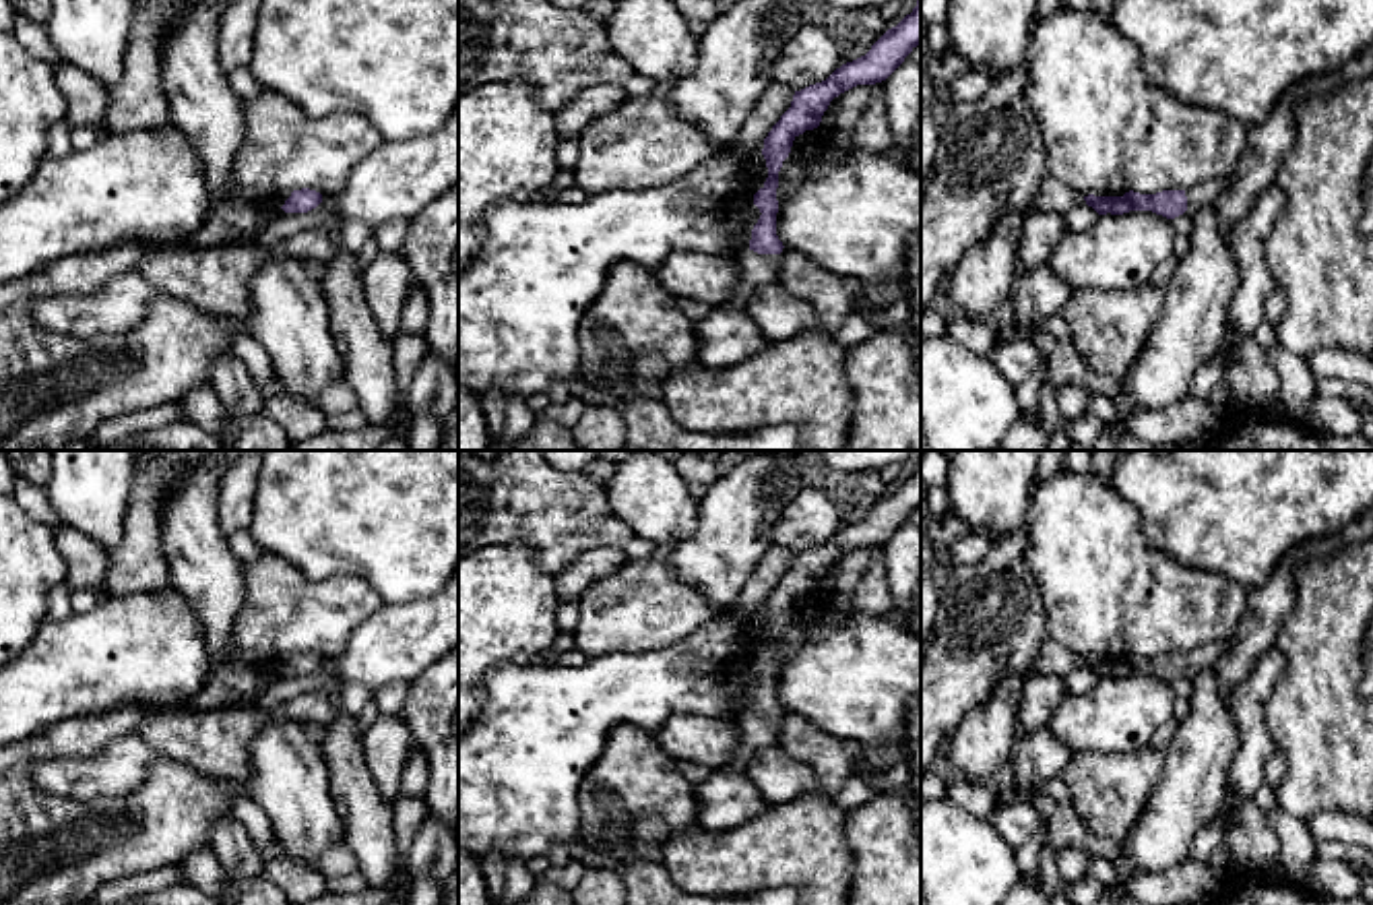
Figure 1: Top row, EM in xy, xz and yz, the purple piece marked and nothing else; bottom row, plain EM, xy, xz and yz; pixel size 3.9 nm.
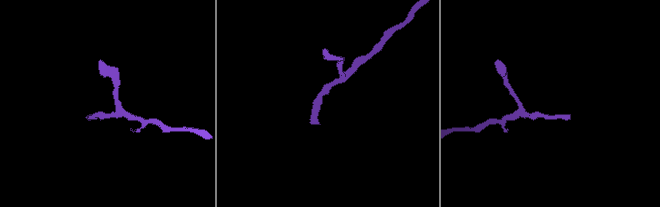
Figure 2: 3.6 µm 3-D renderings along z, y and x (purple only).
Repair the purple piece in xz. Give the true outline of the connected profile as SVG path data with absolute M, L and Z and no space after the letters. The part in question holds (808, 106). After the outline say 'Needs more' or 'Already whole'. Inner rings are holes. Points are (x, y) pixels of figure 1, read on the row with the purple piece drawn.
M921 0L911 14L896 27L888 29L871 50L836 68L826 81L795 91L791 107L780 116L764 138L762 155L766 159L768 178L754 194L760 219L752 229L749 248L741 254L741 279L725 310L743 310L752 293L768 283L778 281L783 242L776 236L776 188L783 161L789 157L793 141L805 130L820 126L830 101L857 85L875 85L886 81L904 58L921 43Z. Needs more

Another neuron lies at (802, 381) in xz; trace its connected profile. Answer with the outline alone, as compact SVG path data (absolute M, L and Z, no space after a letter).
M803 331L735 366L677 368L659 399L688 432L741 434L793 424L801 450L842 450L853 422L847 351L824 331Z

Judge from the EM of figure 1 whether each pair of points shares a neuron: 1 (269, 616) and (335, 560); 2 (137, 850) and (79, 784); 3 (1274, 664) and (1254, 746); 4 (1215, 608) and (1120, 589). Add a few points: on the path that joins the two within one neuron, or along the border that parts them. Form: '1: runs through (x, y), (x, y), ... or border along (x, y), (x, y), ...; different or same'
1: border along (271, 552), (290, 560), (312, 579), (362, 579); different
2: border along (139, 788), (126, 796), (87, 800), (44, 792); different
3: runs through (1260, 684), (1254, 693), (1254, 726); same
4: runs through (1192, 608), (1165, 608), (1142, 602); same

